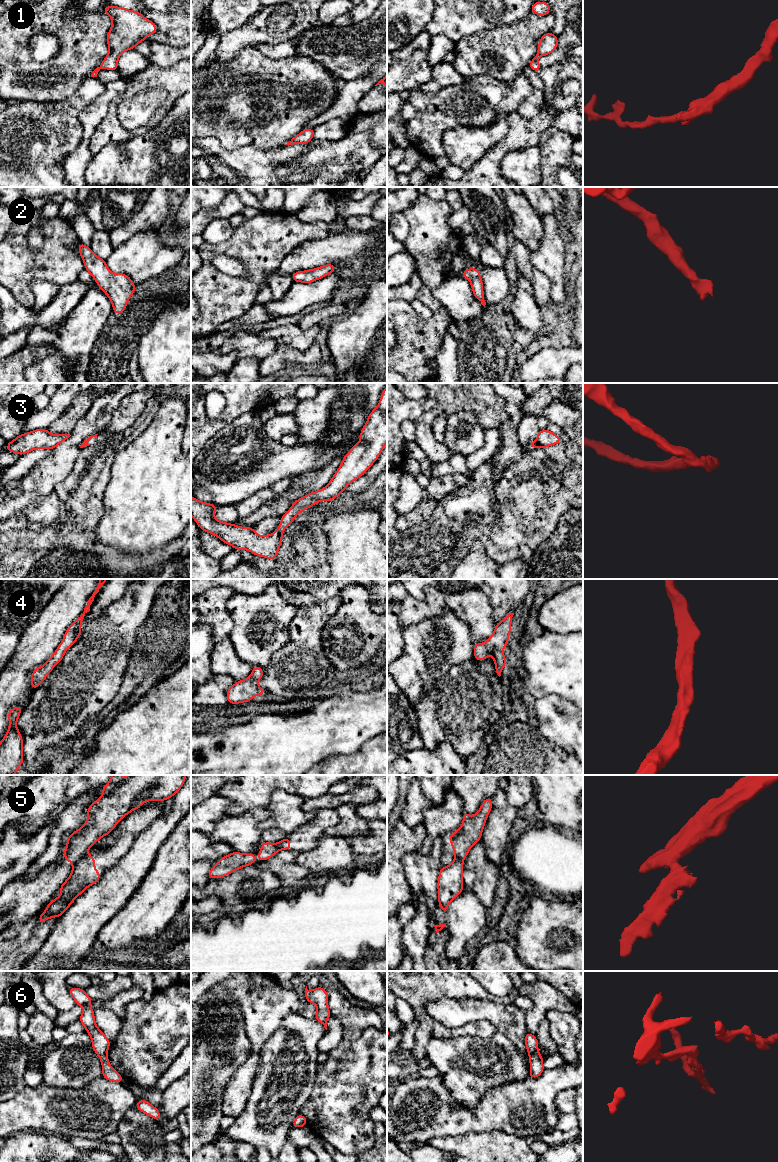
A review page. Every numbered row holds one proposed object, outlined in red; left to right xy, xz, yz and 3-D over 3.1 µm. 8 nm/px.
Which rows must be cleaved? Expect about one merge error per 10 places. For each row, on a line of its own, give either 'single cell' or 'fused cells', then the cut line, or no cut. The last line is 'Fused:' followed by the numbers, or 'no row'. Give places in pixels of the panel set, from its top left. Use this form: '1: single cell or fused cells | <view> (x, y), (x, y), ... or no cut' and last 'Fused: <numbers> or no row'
1: single cell | no cut
2: single cell | no cut
3: single cell | no cut
4: single cell | no cut
5: fused cells | xy (87, 853), (73, 865)
6: single cell | no cut
Fused: 5

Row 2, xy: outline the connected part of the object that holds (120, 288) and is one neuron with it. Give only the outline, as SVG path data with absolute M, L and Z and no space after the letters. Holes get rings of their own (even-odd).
M80 242L80 256L84 261L85 270L94 278L99 288L105 292L112 303L113 313L122 314L129 298L135 293L135 284L123 273L112 273L106 265L106 260L93 253L90 247Z

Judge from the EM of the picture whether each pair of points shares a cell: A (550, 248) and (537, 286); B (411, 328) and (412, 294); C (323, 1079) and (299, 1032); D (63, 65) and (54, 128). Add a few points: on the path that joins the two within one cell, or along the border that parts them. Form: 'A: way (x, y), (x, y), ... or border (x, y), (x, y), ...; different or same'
A: border (529, 252), (531, 262), (547, 277), (550, 294); different
B: border (397, 299), (403, 299), (411, 304); different
C: border (318, 1067), (315, 1084), (311, 1091); different
D: border (78, 89), (71, 96), (59, 101), (35, 101); different

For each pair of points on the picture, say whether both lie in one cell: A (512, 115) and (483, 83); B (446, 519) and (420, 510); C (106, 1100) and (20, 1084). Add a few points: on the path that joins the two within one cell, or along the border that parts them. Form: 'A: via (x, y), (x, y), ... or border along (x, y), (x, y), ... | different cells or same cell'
A: via (507, 107), (491, 91) | same cell
B: border along (446, 496), (426, 520), (411, 527) | different cells
C: border along (27, 1085), (10, 1100) | different cells

